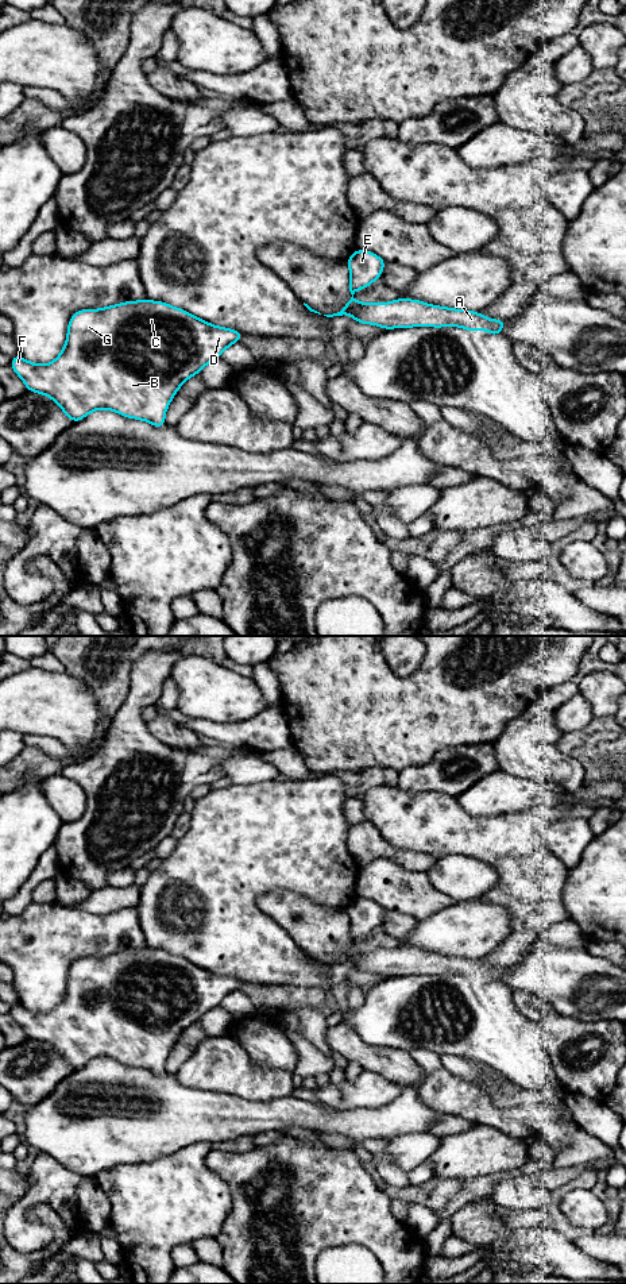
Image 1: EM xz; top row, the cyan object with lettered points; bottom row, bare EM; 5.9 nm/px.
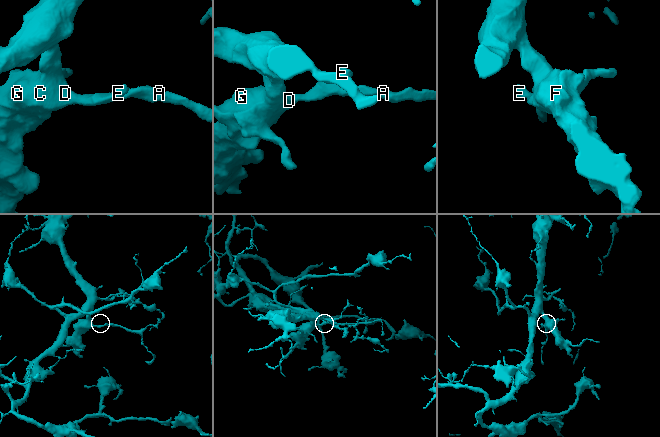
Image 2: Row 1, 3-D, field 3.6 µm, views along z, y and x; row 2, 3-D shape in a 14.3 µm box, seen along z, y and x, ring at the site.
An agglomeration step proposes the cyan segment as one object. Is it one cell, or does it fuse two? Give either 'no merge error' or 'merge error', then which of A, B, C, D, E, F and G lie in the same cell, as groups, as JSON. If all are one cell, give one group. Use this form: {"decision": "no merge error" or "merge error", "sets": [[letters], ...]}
{"decision": "no merge error", "sets": [["A", "B", "C", "D", "E", "F", "G"]]}

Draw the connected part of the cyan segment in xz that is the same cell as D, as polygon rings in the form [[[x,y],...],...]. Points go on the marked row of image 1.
[[[125,301],[101,309],[77,311],[69,321],[66,343],[57,359],[47,365],[12,356],[11,367],[22,378],[27,390],[54,400],[73,421],[80,421],[96,409],[117,412],[124,417],[144,420],[154,427],[165,427],[165,414],[182,383],[197,375],[208,363],[244,336],[240,331],[212,325],[162,301]]]

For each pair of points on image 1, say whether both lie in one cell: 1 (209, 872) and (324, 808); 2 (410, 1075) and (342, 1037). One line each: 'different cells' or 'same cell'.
1: same cell
2: same cell

